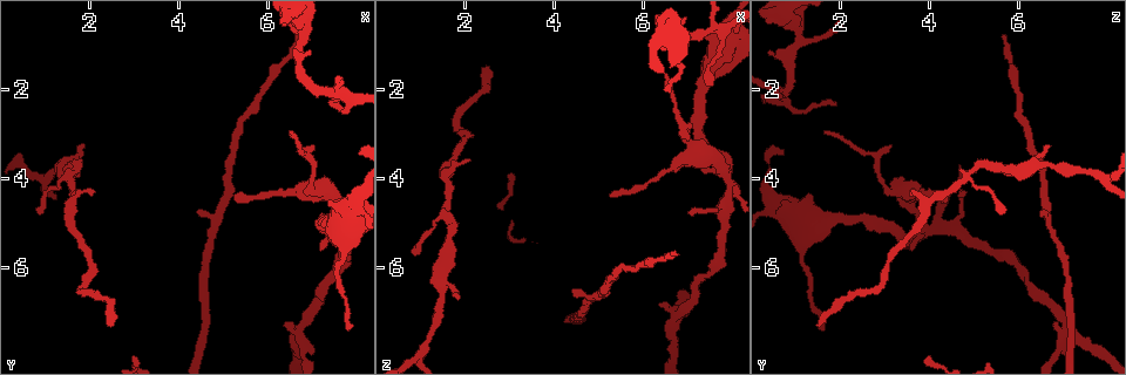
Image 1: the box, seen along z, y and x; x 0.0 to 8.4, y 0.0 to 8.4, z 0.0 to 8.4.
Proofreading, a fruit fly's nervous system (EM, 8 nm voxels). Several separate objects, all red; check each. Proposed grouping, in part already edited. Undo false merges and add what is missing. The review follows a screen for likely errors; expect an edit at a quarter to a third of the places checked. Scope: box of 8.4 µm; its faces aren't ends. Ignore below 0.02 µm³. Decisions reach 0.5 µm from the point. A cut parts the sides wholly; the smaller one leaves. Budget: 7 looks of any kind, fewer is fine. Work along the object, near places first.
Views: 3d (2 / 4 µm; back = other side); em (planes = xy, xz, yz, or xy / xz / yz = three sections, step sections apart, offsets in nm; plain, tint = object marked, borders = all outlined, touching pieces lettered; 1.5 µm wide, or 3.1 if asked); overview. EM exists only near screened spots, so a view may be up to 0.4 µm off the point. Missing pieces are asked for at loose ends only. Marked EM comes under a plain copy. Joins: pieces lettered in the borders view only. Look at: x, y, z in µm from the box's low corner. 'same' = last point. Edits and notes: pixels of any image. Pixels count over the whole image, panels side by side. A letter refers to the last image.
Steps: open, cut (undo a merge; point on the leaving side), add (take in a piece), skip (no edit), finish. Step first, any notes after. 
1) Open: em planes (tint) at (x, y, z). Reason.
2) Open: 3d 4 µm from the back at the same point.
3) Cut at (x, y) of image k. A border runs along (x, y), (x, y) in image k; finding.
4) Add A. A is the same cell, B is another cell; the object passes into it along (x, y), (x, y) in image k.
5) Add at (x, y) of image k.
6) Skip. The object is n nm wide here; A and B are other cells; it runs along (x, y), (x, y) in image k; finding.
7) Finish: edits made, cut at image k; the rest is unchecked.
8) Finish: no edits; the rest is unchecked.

Open: em xy step 8 (borders) at (6.40, 7.20, 6.95). Three-way junction.

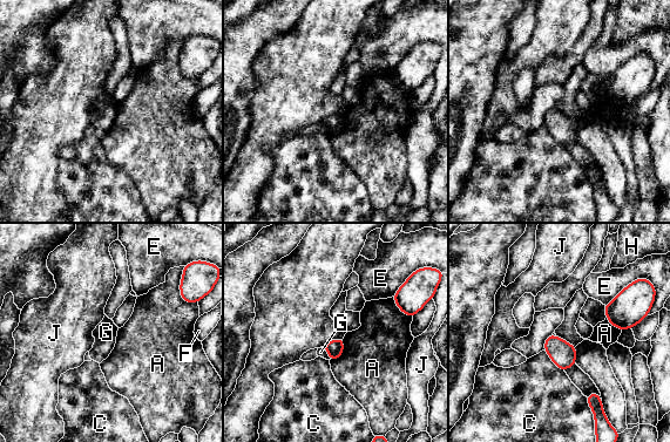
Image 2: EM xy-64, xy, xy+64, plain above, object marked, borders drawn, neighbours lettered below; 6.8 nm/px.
Skip. The longest contact is with C, 200 nm; A, C, E, F, G, H and J are other cells; a border runs along (543, 349), (550, 360), (563, 371) in image 2; none of them fits.

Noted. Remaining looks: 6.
Open: 3d 4 µm at (2.50, 7.35, 1.55). Thin end.

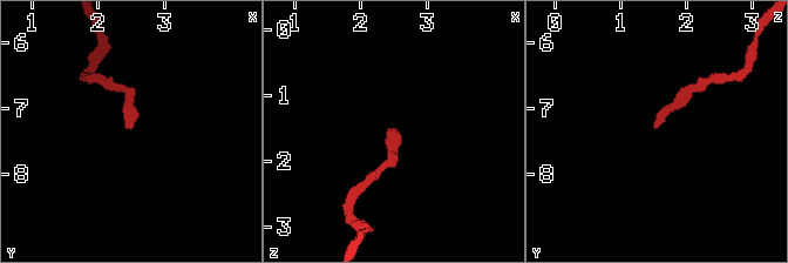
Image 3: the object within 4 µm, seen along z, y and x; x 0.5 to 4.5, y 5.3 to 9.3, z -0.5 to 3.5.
Open: em yz step 4 (borders) at (2.45, 7.30, 1.50). Need the tissue.

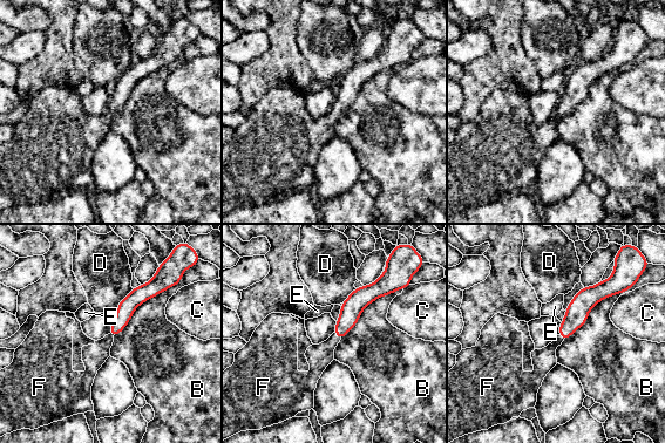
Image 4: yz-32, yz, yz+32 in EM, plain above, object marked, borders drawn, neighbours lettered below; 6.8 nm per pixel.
Add F. F is the same cell, B, C, D and E are other cells; the object passes into it along (576, 314), (561, 335), (543, 360) in image 4; it goes on there.

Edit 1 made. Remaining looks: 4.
Open: em planes (borders) at (6.55, 0.80, 5.70). An open end.

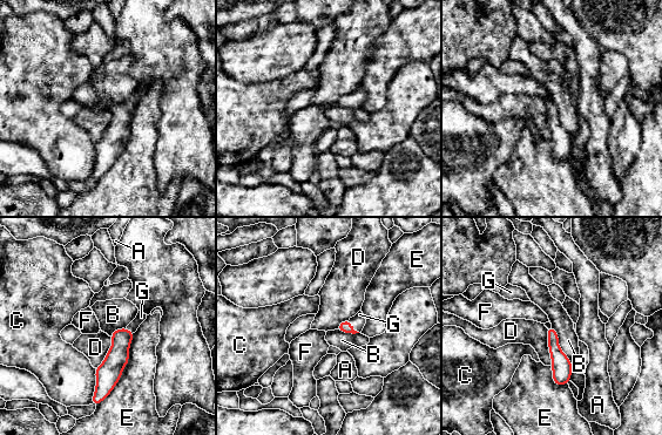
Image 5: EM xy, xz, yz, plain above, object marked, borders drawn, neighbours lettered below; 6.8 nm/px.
Add G. The longest contact is with E, 600 nm; G is the same cell, A, B, C, D, E and F are other cells; the object passes into it along (345, 326), (352, 327), (358, 321) in image 5; it goes on there.

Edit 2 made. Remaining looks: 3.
Finish: edits made, add at image 4, add at image 5; the rest is unchecked.

